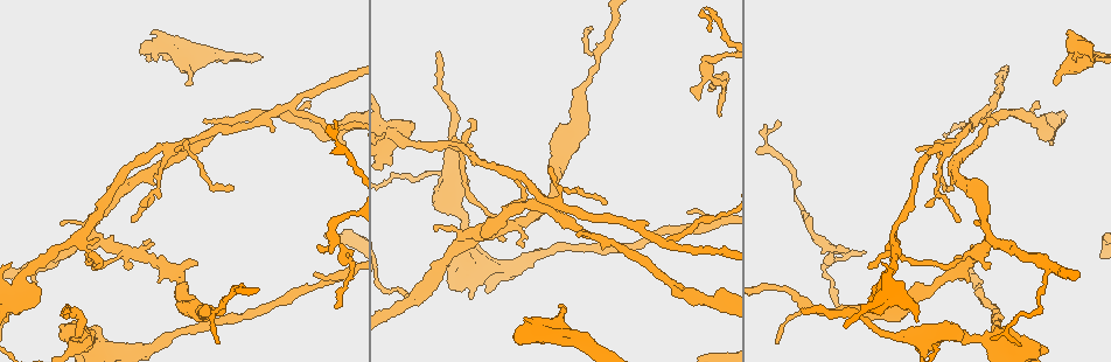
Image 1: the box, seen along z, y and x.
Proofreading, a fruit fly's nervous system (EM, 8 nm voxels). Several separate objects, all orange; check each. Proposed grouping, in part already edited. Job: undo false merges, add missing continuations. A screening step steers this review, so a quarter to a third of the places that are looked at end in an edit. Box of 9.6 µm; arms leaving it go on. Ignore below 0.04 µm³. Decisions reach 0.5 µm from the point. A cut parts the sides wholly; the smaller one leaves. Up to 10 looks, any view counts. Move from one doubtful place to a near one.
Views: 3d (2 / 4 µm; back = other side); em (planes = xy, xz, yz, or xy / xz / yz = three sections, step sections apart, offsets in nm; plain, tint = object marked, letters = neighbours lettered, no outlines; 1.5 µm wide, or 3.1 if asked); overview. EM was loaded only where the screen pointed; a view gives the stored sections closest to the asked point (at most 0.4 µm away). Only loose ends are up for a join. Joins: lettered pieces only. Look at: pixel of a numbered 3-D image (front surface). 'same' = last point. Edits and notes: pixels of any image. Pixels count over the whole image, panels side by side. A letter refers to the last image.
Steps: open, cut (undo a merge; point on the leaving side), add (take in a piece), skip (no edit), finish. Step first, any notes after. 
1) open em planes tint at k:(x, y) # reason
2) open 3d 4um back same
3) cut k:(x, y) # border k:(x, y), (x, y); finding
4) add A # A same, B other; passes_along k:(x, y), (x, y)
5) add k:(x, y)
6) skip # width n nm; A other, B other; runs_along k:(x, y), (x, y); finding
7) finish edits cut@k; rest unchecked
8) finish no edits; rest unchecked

open em yz step 4 tint at 1:(143, 204) # thin end

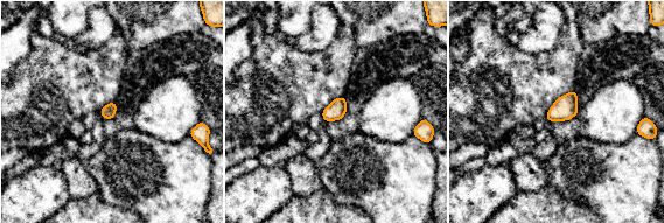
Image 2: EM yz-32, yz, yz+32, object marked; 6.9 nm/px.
open em planes letters same

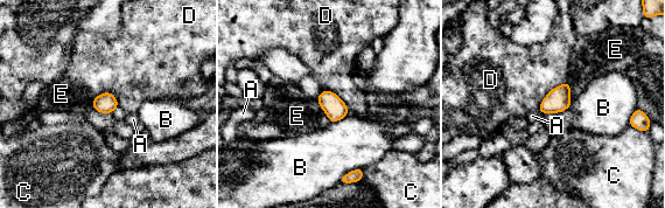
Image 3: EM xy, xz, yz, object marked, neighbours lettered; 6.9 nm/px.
skip # A other, B other, C other, D other, E other; no lettered piece goes on from it

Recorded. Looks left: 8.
open em xy step 8 letters at 1:(583, 89) # calibre changes

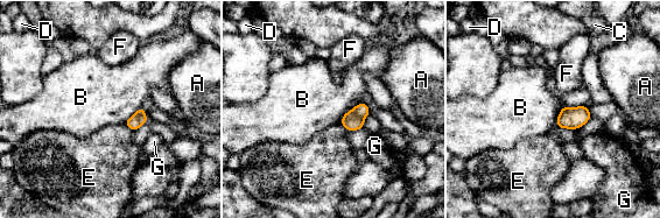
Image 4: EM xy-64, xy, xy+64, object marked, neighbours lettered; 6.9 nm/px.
open em planes letters same

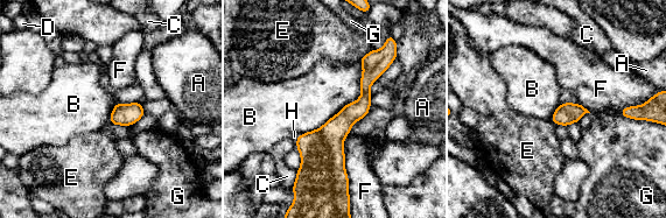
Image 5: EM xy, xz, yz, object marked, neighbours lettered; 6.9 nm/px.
skip # A other, B other, C other, D other, E other, F other, G other, H other; runs_along 5:(366, 74), (365, 99), (329, 139), (329, 205); continuous, no second neuron

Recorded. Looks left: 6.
open em planes tint at 1:(335, 120) # thin end

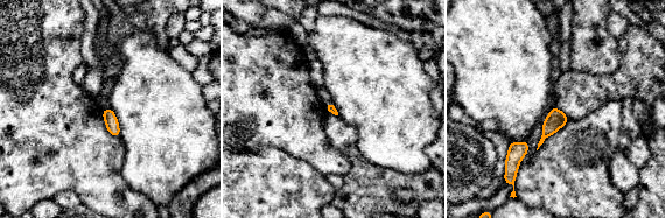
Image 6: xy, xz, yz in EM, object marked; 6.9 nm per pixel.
open em planes letters same # what lies round it

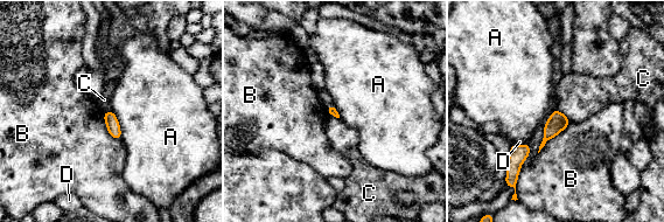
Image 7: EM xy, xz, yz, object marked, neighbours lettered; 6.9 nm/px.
skip # longest_contact B 300 nm; A other, B other, C other, D other; border 7:(558, 109), (570, 120); no lettered piece goes on from it

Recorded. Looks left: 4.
open em xz step 8 tint at 1:(836, 304) # tapers out

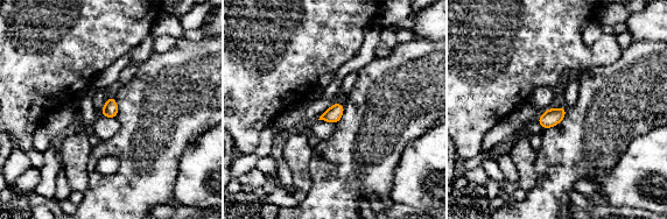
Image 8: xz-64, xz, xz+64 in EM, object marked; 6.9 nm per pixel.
open em planes letters same

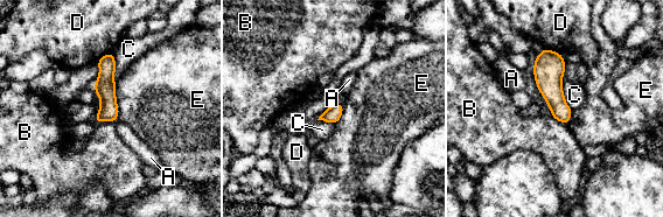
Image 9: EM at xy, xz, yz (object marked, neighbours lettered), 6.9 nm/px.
skip # A other, B other, C other, D other, E other; none of them fits

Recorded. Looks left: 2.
finish no edits; rest unchecked

